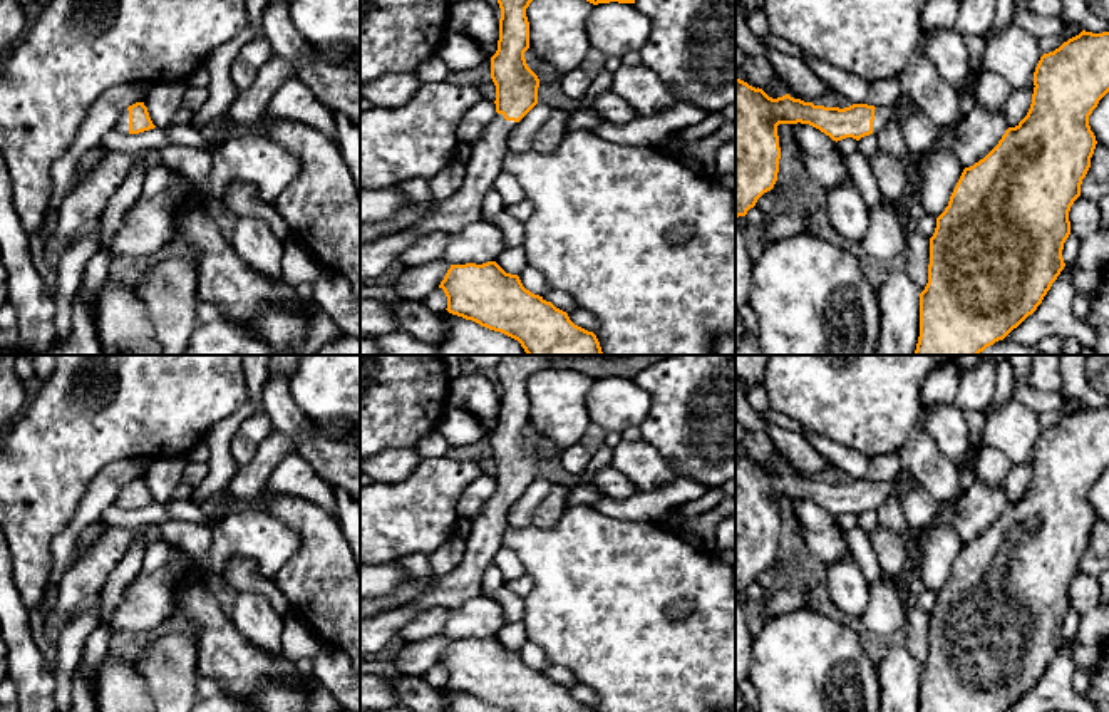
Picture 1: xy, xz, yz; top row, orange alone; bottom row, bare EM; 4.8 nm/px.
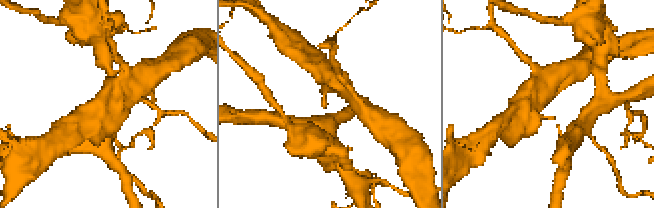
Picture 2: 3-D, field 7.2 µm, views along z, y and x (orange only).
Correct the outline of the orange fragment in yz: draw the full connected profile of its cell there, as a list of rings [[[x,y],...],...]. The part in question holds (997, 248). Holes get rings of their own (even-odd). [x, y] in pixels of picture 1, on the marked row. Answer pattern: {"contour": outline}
{"contour": [[[1082,30],[1054,52],[1044,54],[1034,72],[1027,116],[1008,127],[998,144],[965,168],[930,238],[928,283],[920,293],[920,337],[915,355],[978,355],[1003,340],[1042,303],[1065,263],[1064,243],[1070,235],[1069,211],[1081,196],[1091,168],[1096,136],[1089,116],[1109,92],[1109,32]]]}

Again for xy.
{"contour": [[[136,102],[124,109],[114,126],[122,134],[139,134],[154,127],[144,102]]]}

